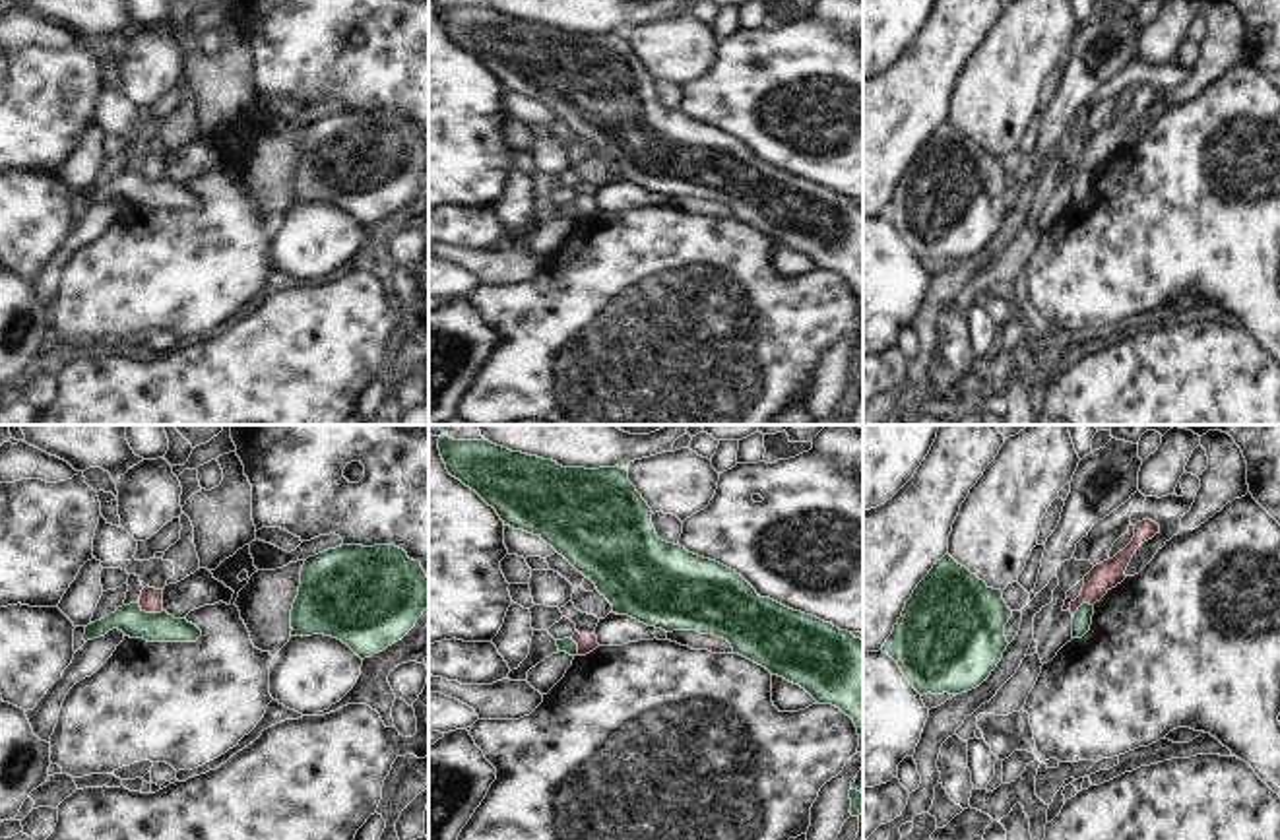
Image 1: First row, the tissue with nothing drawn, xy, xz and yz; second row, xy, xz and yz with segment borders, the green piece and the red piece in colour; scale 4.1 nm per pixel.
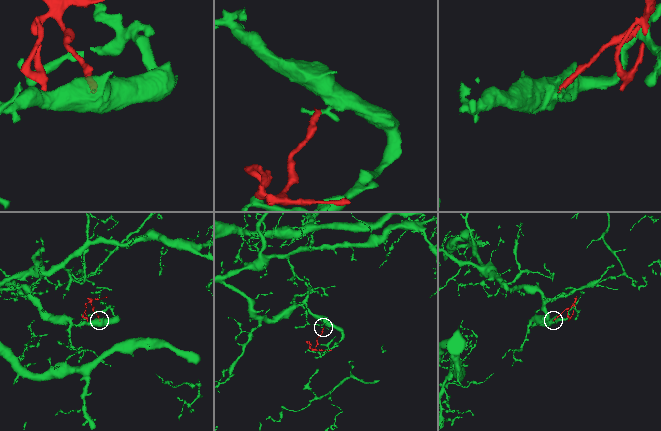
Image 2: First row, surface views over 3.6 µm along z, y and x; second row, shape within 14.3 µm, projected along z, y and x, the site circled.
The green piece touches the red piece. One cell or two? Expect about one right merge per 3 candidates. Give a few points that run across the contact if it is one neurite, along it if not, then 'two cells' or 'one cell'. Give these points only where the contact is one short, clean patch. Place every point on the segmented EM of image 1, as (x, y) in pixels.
line xy (138, 602), (146, 612), (161, 612); two cells

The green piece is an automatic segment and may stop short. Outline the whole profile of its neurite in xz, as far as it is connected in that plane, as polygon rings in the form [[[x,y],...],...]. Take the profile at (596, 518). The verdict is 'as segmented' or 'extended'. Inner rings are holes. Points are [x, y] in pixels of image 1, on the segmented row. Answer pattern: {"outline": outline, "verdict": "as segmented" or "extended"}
{"outline": [[[448,435],[438,438],[438,450],[452,477],[460,479],[493,506],[504,526],[539,535],[562,555],[578,572],[595,584],[597,592],[613,605],[613,613],[628,615],[665,632],[696,630],[727,640],[733,654],[799,685],[818,704],[832,704],[849,716],[859,735],[857,753],[863,757],[863,640],[848,630],[840,630],[832,623],[793,611],[770,598],[760,598],[735,570],[688,553],[679,543],[659,539],[652,524],[654,512],[628,481],[626,468],[562,468],[553,460],[512,452],[485,438],[454,440]]], "verdict": "as segmented"}

